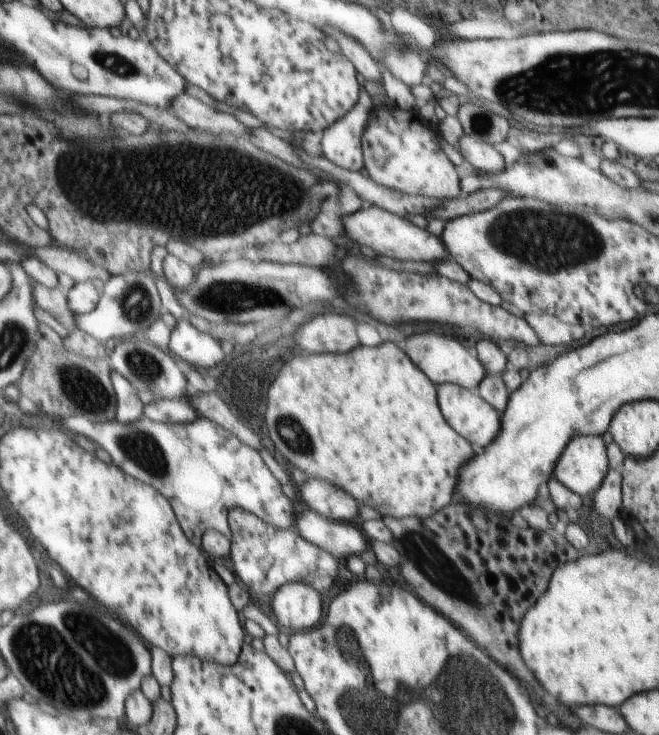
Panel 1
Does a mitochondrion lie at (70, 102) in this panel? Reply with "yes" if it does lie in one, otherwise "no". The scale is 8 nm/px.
no

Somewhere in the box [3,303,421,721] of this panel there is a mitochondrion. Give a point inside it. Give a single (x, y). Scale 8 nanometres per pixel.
(72, 666)

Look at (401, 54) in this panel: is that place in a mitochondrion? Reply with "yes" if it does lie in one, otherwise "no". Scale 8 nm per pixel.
yes

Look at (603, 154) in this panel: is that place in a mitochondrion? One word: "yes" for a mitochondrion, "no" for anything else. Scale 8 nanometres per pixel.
no

